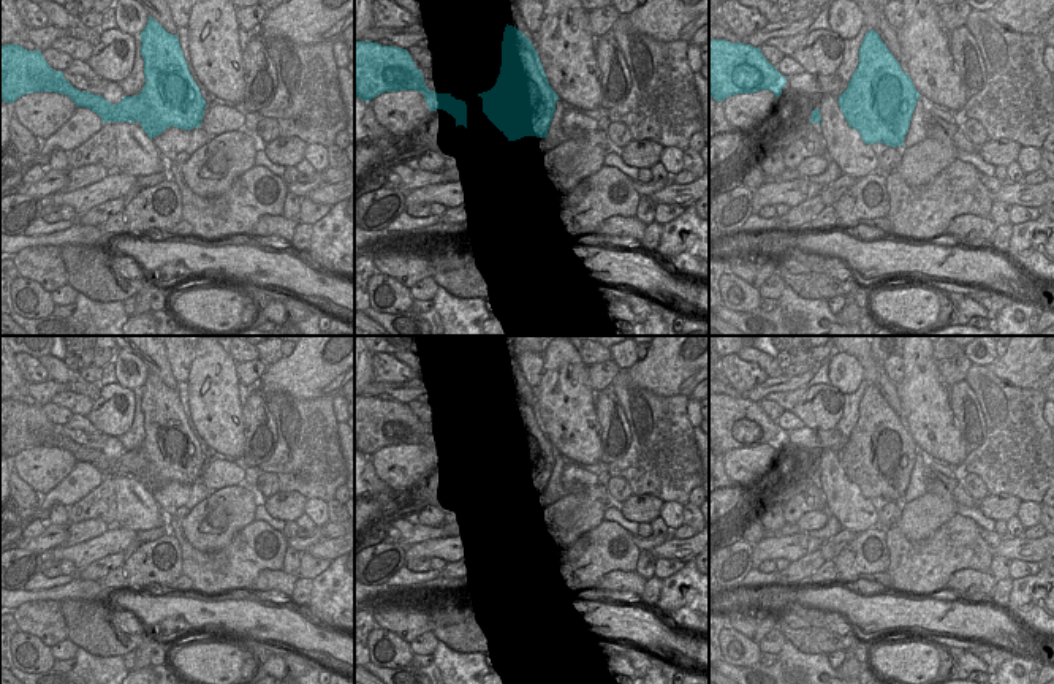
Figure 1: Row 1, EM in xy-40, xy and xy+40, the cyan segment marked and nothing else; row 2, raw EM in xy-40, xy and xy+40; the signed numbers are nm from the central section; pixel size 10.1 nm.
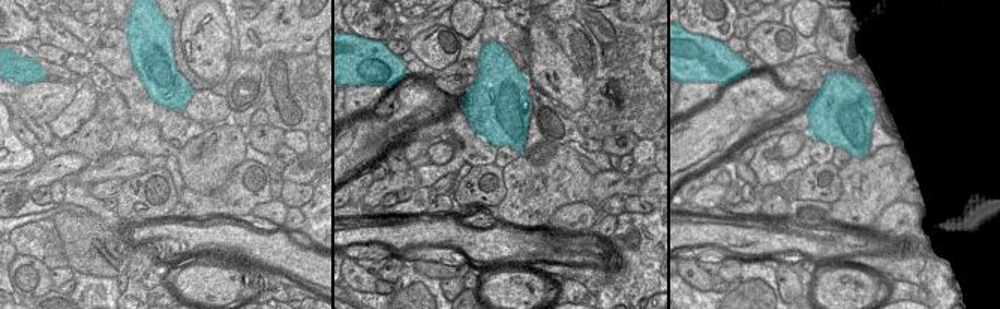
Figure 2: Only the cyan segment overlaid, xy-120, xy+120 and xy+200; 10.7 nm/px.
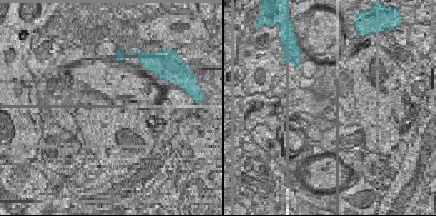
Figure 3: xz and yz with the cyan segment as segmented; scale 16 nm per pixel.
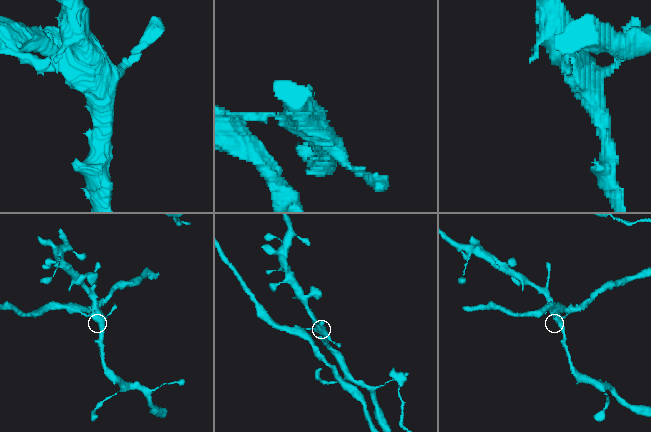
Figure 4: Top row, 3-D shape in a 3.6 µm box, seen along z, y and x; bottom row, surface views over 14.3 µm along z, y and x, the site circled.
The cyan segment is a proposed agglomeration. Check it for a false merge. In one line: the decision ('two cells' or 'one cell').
two cells

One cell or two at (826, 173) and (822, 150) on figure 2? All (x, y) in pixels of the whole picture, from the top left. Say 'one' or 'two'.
two

